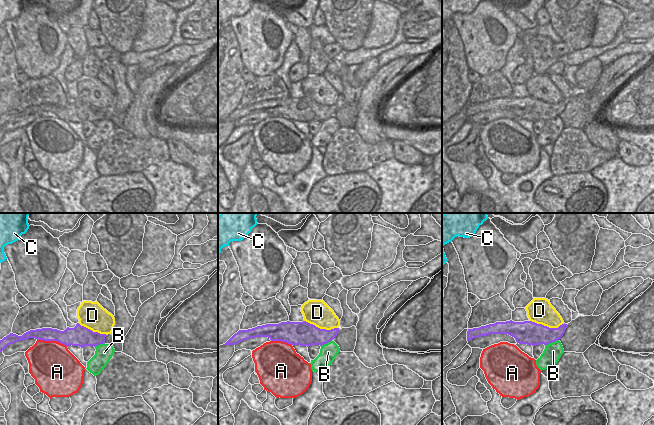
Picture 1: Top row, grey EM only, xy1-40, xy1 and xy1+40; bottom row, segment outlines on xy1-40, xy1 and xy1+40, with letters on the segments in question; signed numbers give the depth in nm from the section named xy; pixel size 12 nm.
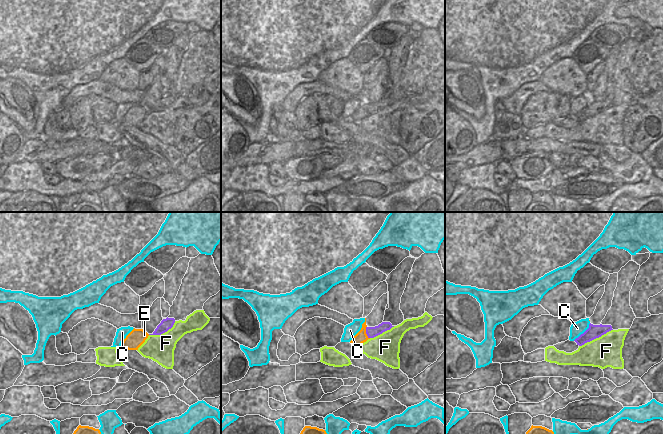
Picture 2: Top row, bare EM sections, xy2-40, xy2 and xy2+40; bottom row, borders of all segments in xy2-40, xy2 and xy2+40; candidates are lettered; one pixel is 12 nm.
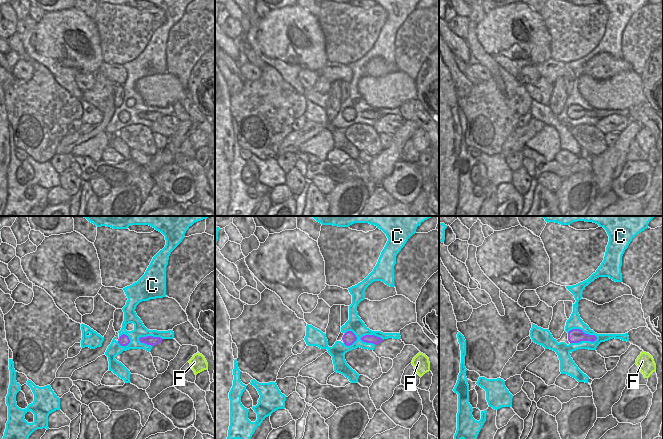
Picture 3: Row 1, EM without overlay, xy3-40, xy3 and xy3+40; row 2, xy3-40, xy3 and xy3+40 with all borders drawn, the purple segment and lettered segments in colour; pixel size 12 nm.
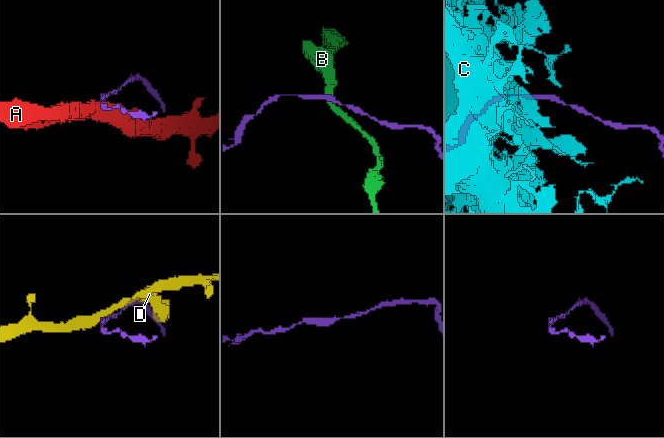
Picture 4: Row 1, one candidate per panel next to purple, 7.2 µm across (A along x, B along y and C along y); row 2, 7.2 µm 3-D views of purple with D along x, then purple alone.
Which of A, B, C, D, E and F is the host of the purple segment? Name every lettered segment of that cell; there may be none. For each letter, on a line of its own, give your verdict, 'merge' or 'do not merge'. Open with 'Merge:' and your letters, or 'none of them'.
Merge: none of them
A: do not merge
B: do not merge
C: do not merge
D: do not merge
E: do not merge
F: do not merge

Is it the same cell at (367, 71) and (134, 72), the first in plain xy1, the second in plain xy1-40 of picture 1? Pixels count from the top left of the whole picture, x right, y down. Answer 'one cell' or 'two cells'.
two cells

